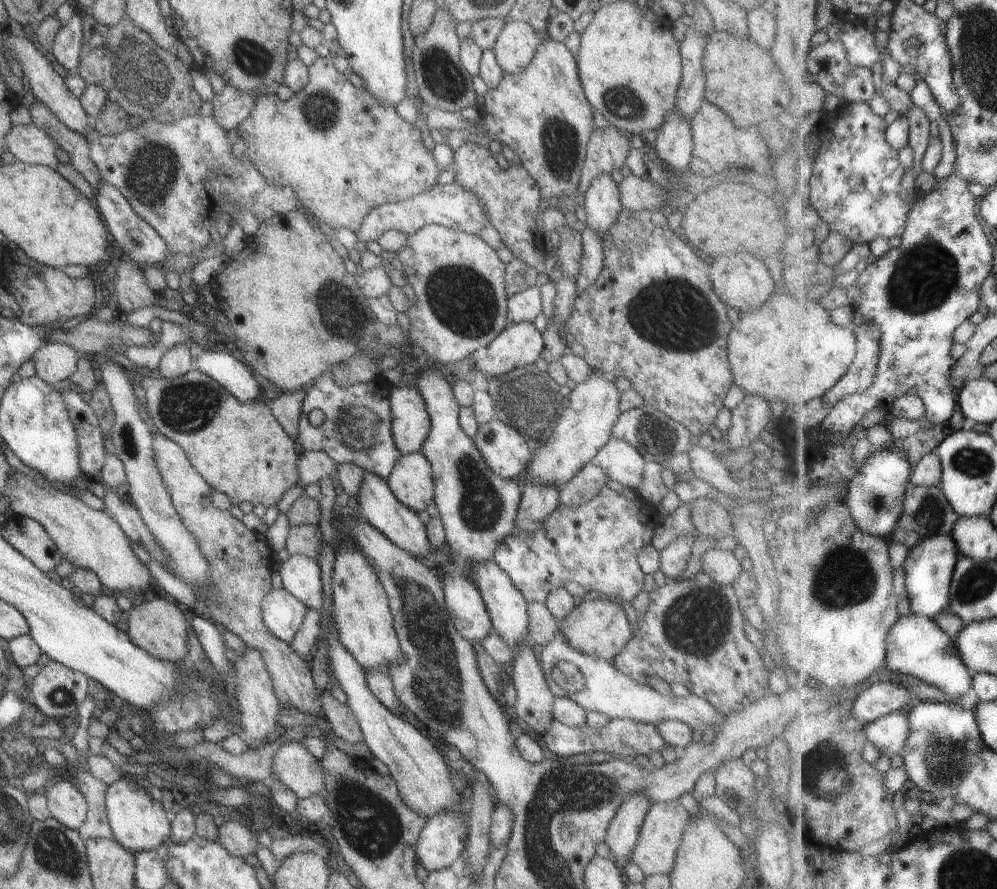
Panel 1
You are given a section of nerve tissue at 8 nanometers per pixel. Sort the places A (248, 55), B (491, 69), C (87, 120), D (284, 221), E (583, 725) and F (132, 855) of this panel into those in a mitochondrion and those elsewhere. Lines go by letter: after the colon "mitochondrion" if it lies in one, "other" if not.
A: mitochondrion
B: other
C: other
D: other
E: other
F: other

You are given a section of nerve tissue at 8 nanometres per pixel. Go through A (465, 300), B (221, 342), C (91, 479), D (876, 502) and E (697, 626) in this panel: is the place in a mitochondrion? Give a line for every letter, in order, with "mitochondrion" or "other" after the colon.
A: mitochondrion
B: other
C: other
D: mitochondrion
E: mitochondrion

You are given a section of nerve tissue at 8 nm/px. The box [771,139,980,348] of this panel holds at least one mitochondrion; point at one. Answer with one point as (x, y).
(924, 277)

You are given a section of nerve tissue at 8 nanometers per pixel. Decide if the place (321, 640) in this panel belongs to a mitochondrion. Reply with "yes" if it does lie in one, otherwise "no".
no

